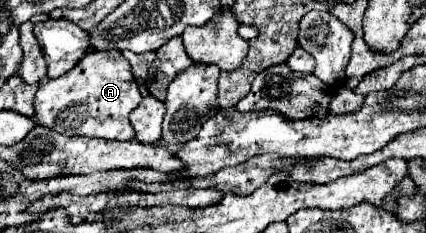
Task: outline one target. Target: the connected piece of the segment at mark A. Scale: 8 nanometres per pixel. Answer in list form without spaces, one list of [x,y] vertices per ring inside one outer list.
[[[94,51],[86,53],[86,59],[78,61],[74,69],[58,79],[48,79],[40,83],[34,97],[34,119],[40,125],[58,129],[66,135],[86,135],[116,141],[132,141],[134,129],[130,125],[130,111],[138,107],[142,95],[138,83],[132,77],[130,63],[120,51]]]

